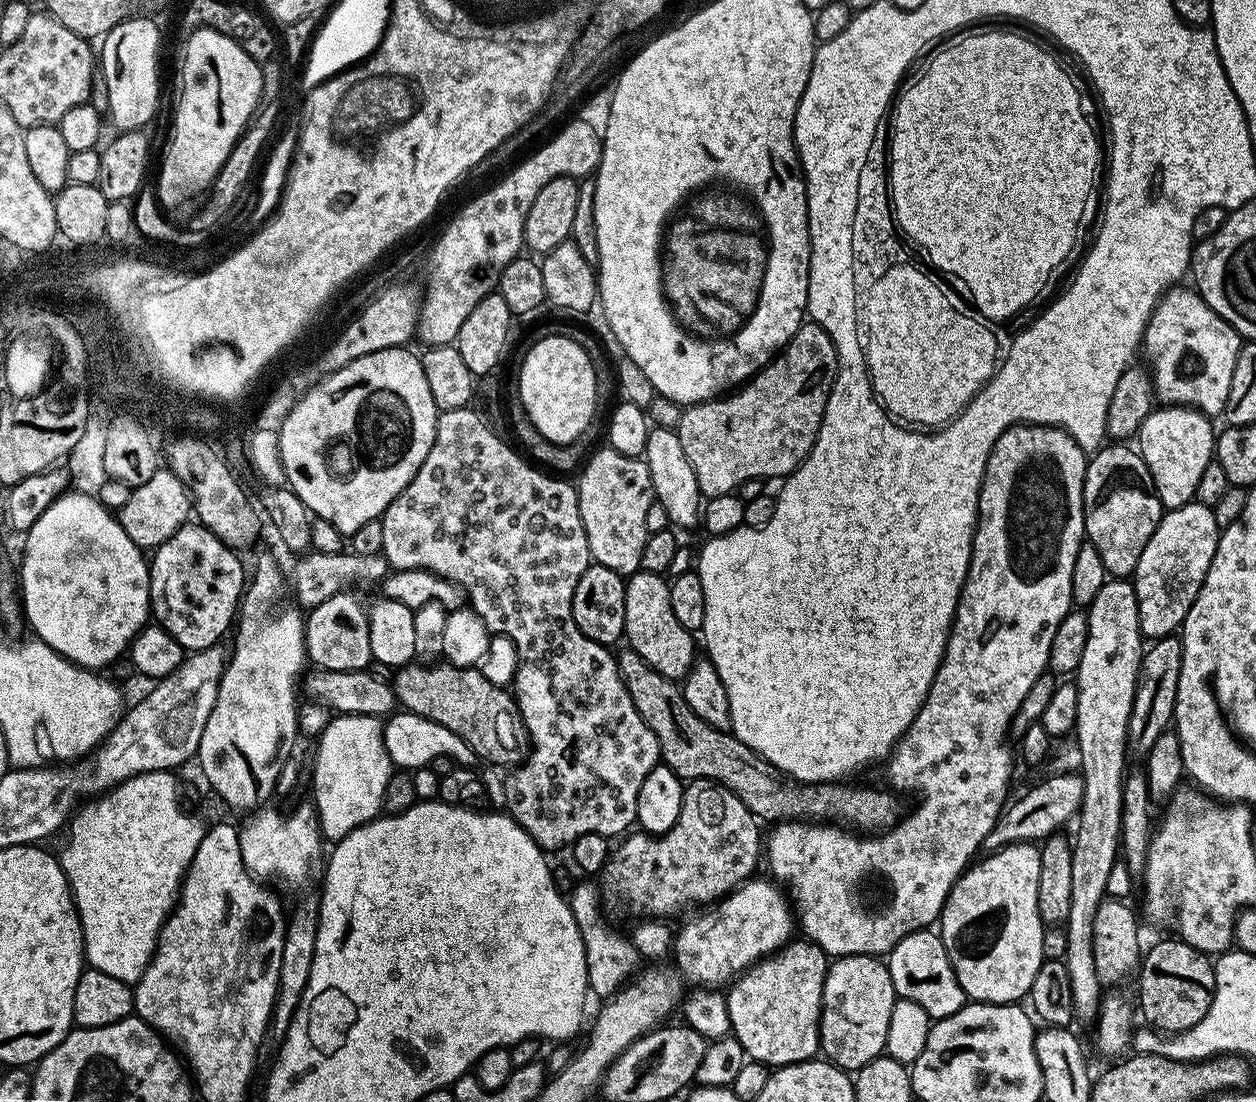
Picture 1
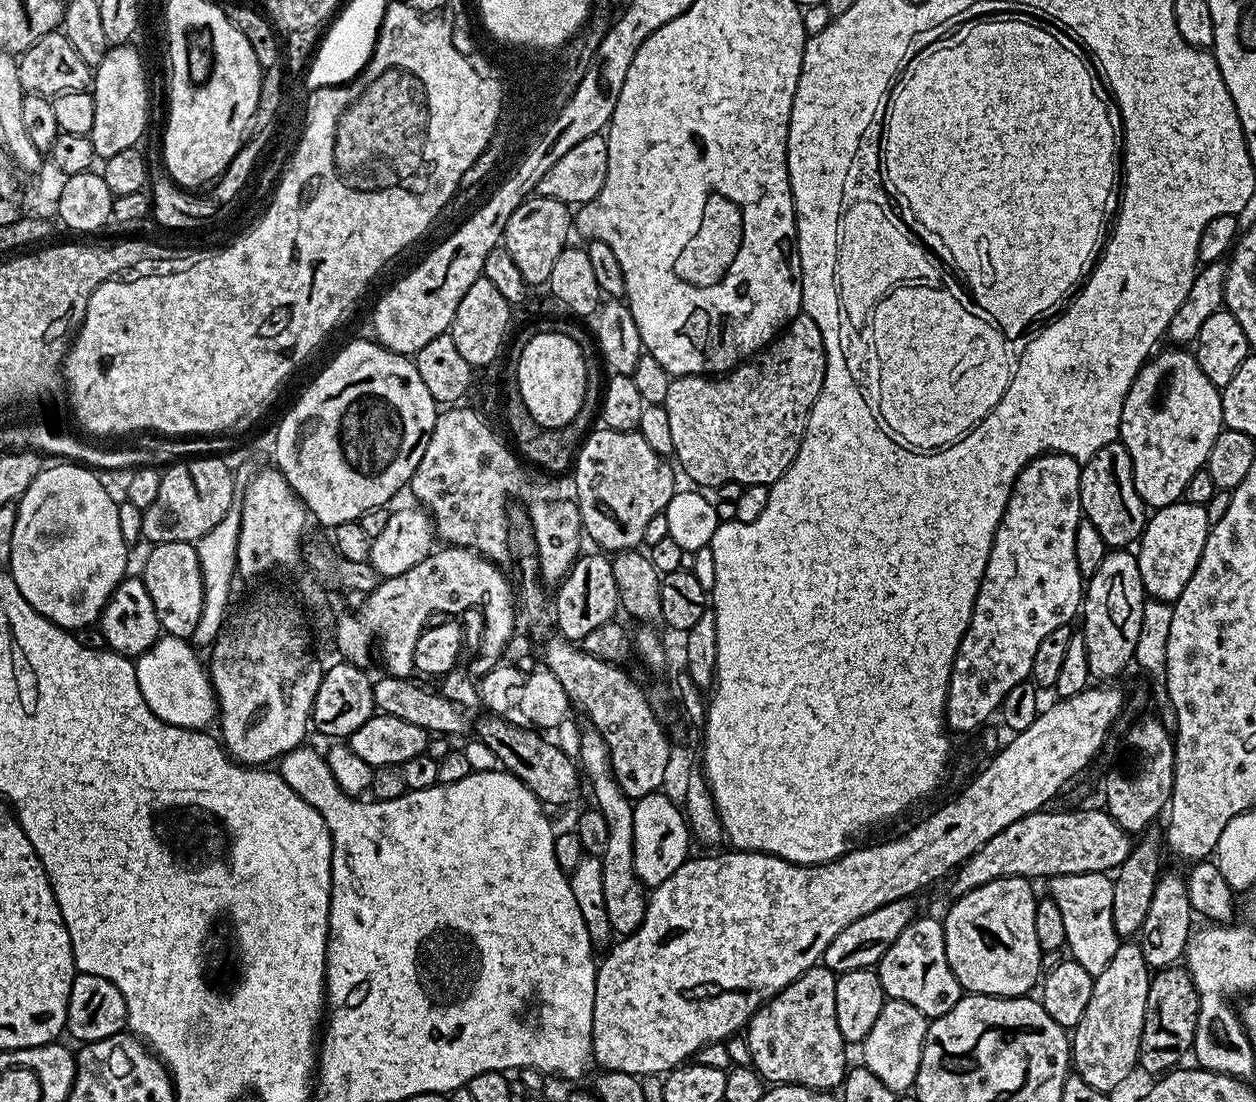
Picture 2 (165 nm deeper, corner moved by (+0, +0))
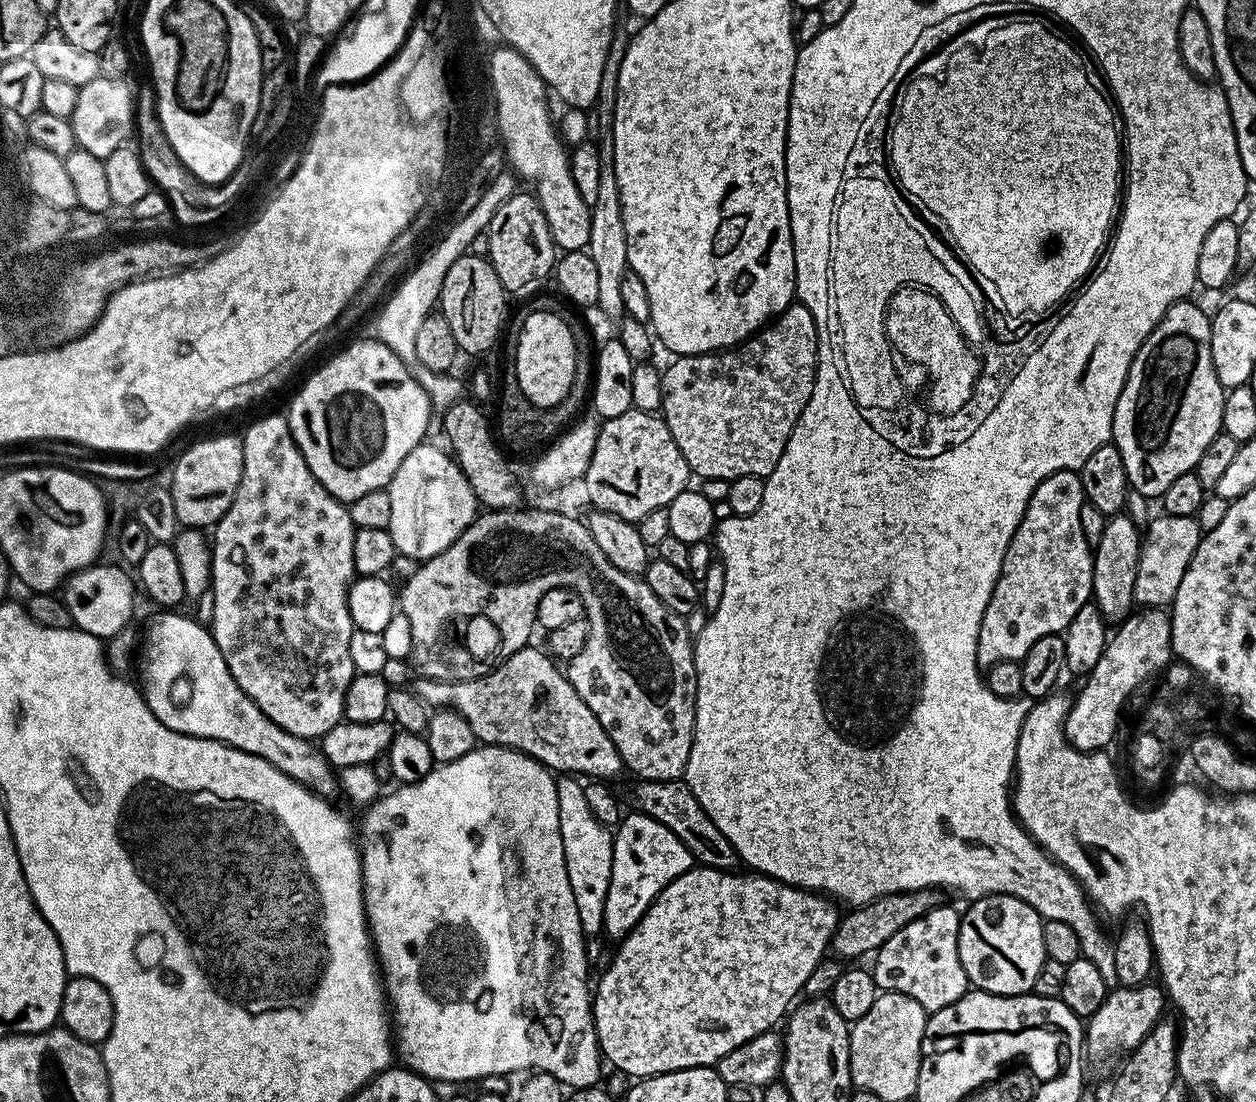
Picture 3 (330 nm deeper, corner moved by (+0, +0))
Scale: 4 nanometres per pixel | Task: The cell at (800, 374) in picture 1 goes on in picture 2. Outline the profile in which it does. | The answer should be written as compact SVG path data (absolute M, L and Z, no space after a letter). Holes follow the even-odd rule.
M801 314L789 320L767 348L731 372L719 378L673 378L663 406L670 418L679 471L704 490L714 490L722 482L771 486L798 454L808 415L822 390L827 361L818 322Z

